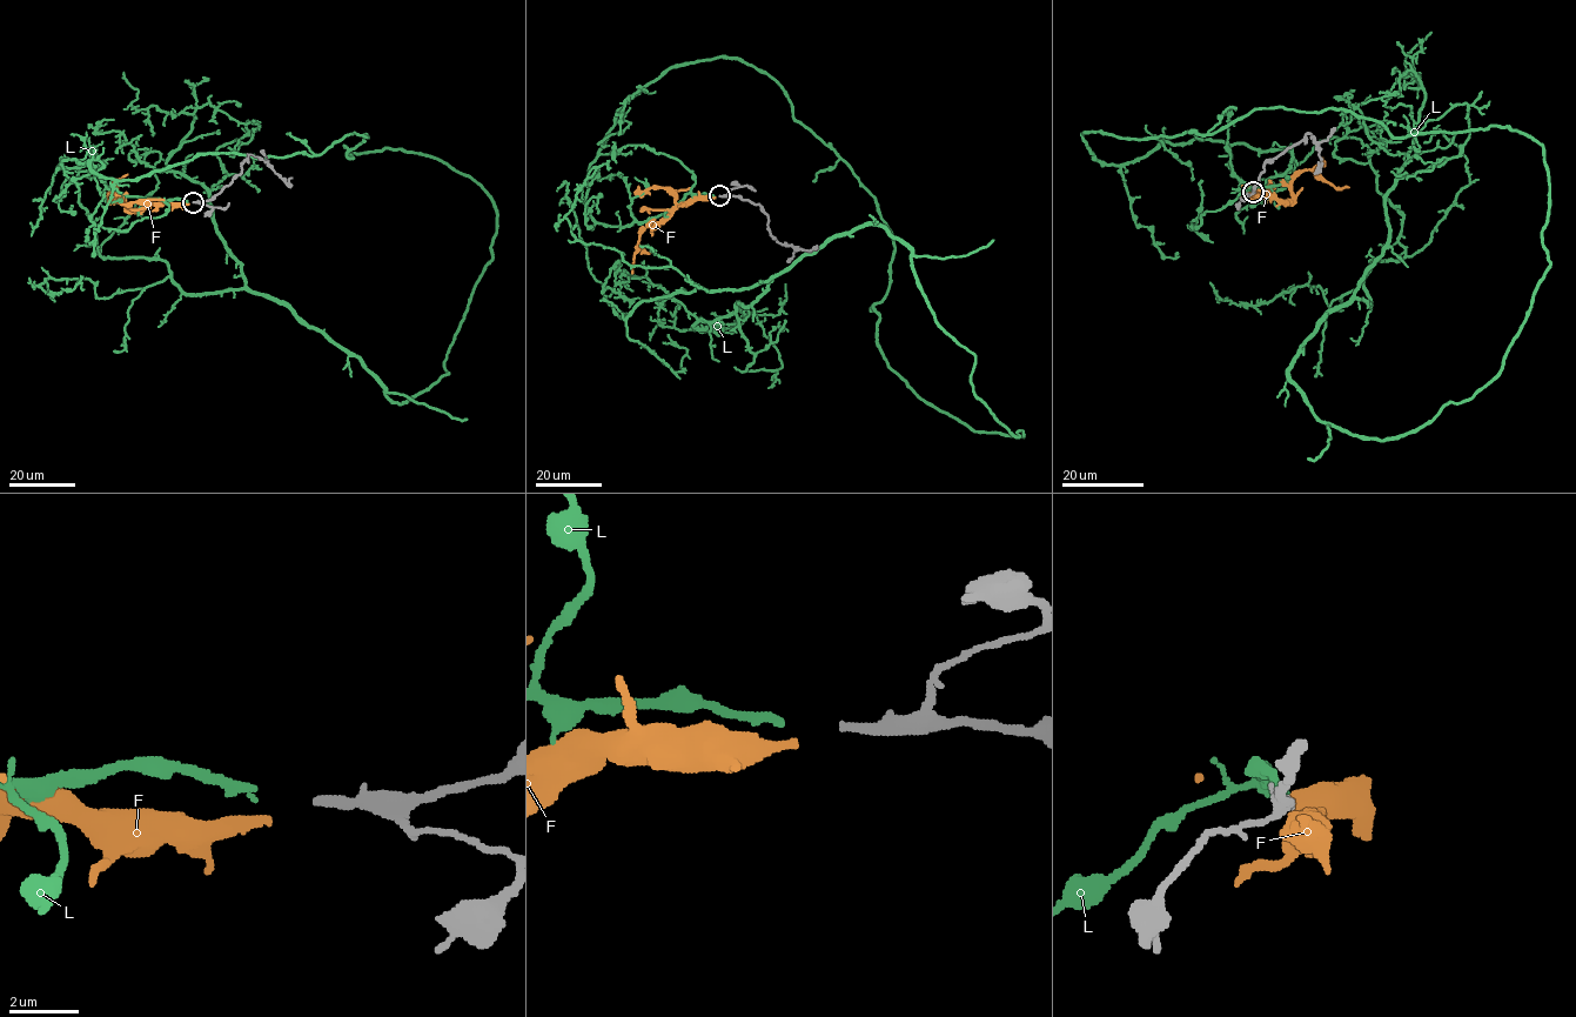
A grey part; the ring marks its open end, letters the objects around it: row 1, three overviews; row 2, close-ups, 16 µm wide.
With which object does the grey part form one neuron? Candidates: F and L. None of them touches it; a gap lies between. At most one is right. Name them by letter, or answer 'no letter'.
L

